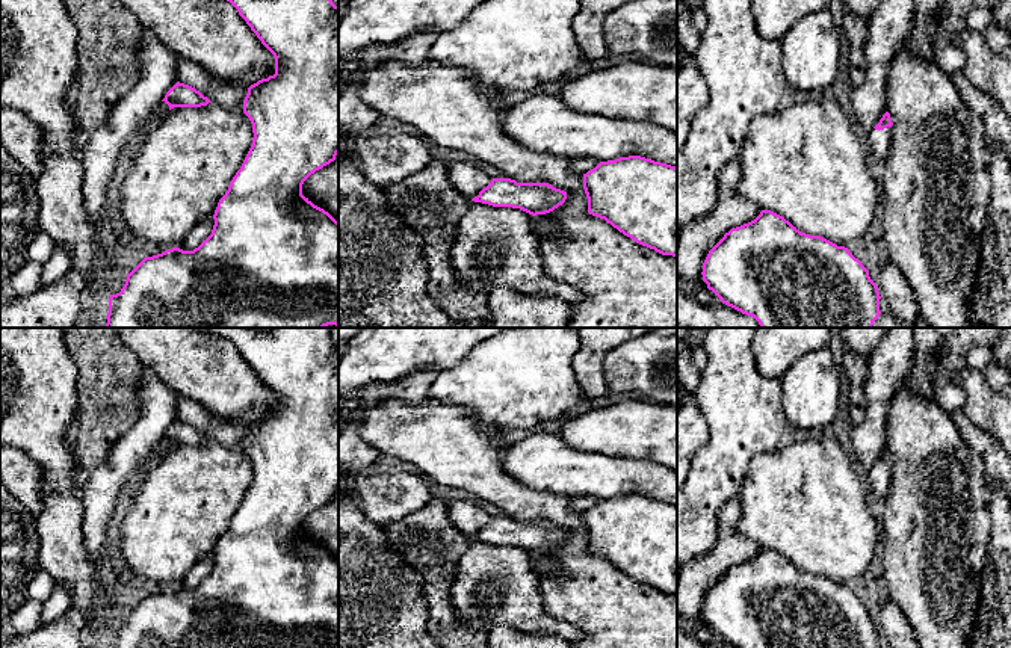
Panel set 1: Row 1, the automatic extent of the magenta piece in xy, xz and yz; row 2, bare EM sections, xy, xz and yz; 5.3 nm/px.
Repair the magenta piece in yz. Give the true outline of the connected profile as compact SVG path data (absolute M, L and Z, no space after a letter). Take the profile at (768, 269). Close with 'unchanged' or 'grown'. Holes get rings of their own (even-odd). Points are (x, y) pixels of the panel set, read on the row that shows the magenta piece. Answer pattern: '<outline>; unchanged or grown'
M762 210L754 221L725 233L709 251L701 275L722 304L754 317L760 328L872 328L881 314L878 287L848 248L801 233L771 210Z; unchanged

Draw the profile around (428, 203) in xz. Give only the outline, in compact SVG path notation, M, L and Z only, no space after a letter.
M432 160L423 171L385 186L388 205L423 240L429 270L428 292L452 322L490 323L488 290L459 282L450 263L456 225L468 210L470 198L449 180L447 162Z

